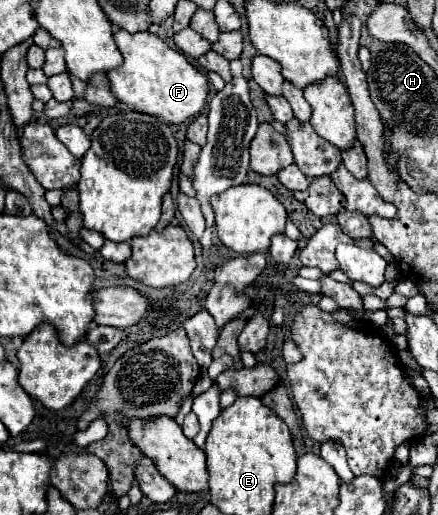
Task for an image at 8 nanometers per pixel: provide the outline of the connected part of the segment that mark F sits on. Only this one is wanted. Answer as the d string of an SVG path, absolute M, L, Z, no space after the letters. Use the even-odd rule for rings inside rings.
M119 30L115 34L119 52L123 54L123 68L109 72L113 94L119 102L127 104L135 112L163 118L167 124L183 124L201 114L209 96L209 80L199 72L183 52L173 50L153 32L129 34Z

